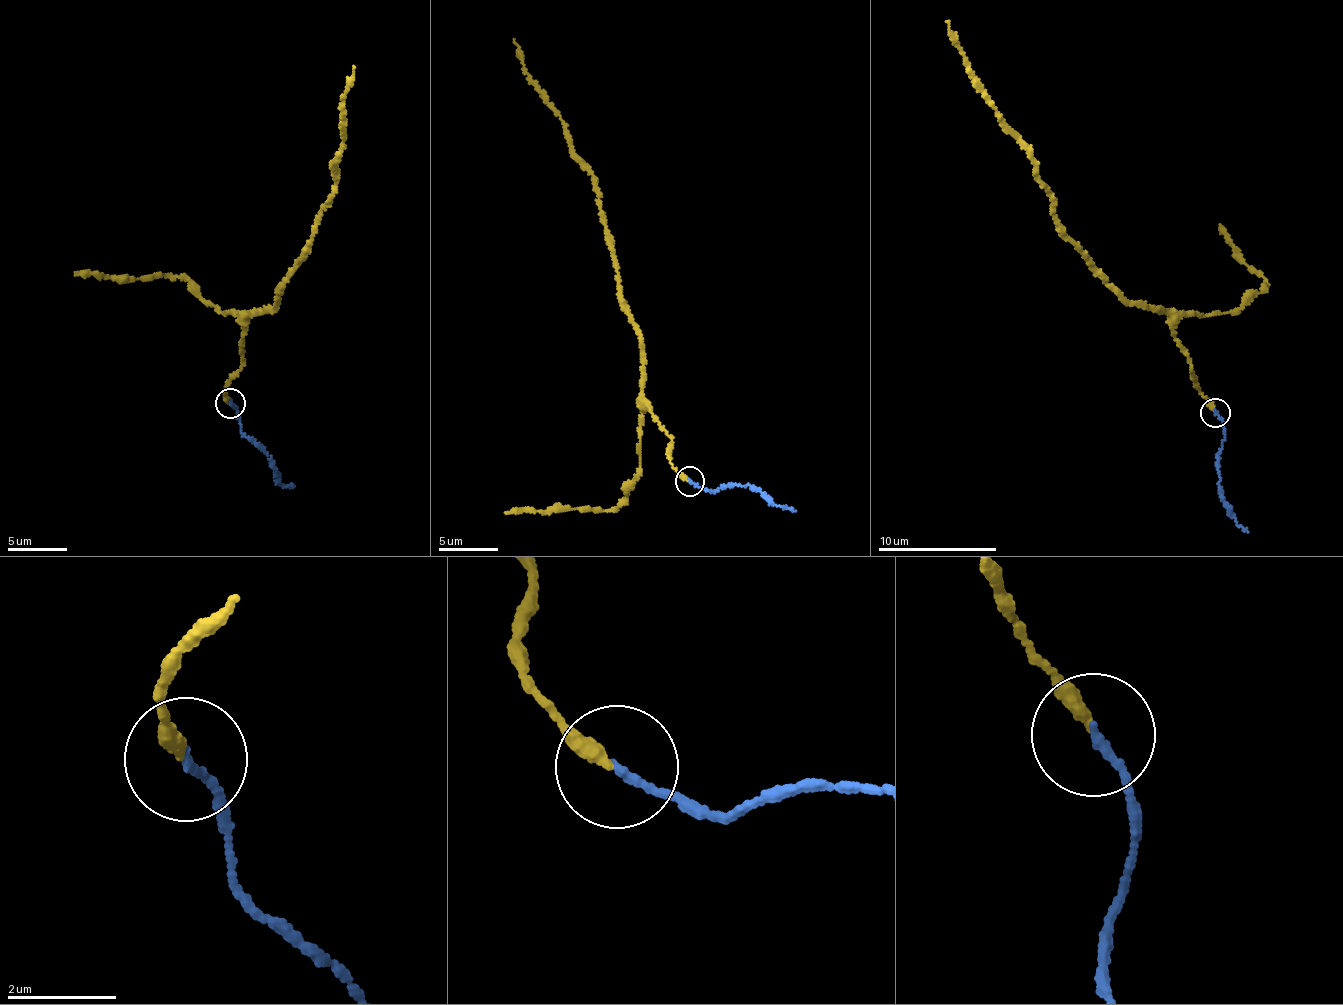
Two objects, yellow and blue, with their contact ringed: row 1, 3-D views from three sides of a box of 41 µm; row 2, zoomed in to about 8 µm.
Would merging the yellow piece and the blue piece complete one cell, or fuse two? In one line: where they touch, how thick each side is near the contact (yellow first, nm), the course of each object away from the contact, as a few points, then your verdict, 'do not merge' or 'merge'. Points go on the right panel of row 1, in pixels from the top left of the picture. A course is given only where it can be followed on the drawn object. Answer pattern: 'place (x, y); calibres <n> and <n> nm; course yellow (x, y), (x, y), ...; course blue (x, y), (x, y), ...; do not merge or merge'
place (1215, 413); calibres 260 and 140 nm; course yellow (1214, 411), (1172, 318), (1129, 304), (1065, 236), (1032, 149), (993, 105), (946, 21); course blue (1215, 412), (1224, 425), (1219, 493), (1228, 512), (1248, 532); merge

